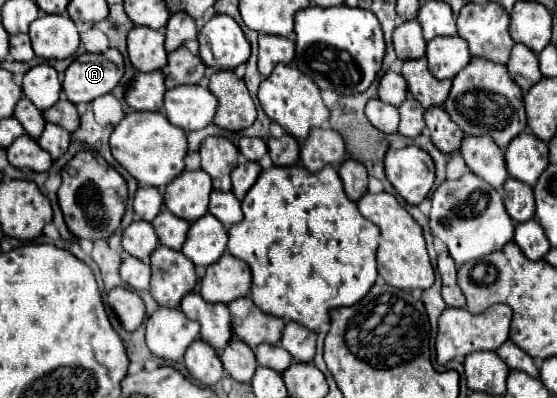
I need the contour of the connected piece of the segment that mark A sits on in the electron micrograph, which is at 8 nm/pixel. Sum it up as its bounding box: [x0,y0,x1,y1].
[62,49,124,103]

